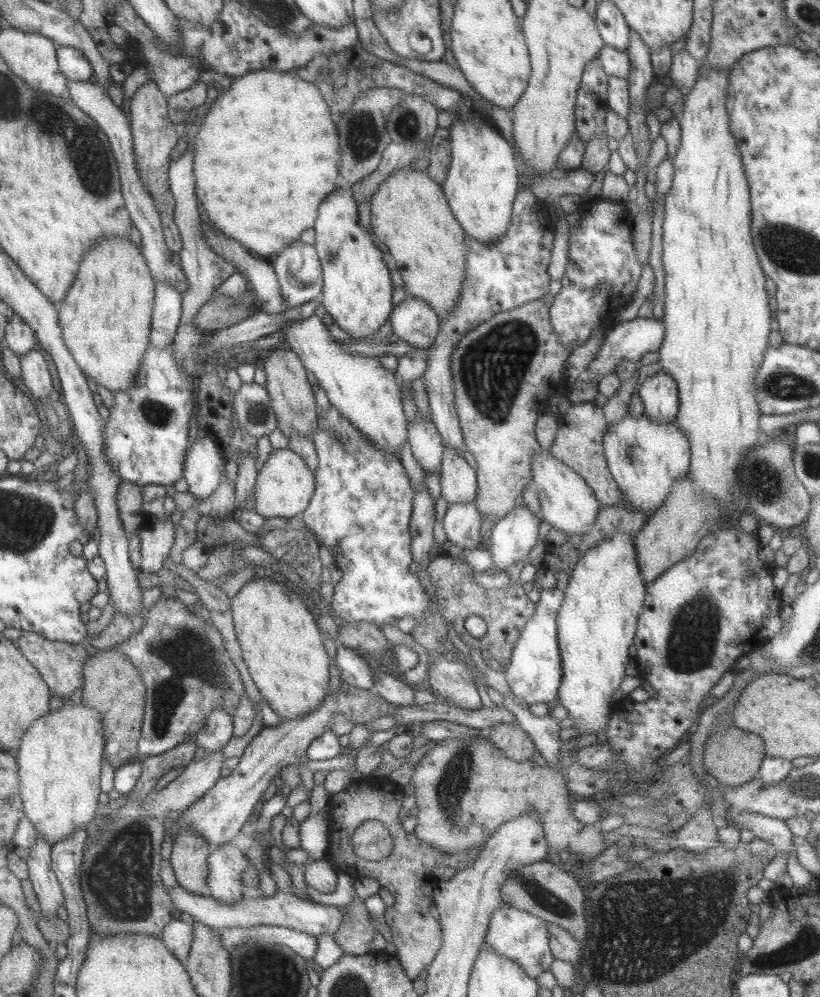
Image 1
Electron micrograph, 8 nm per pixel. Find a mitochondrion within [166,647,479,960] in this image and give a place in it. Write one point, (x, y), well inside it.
(452, 784)

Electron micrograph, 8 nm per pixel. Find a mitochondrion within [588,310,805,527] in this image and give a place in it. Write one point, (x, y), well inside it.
(765, 483)

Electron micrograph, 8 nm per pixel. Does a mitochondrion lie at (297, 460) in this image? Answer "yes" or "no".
no

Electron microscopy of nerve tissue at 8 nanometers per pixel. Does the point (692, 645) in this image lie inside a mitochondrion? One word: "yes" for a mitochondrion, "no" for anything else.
yes

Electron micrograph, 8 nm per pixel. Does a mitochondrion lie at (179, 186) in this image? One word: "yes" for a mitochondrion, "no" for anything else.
no

